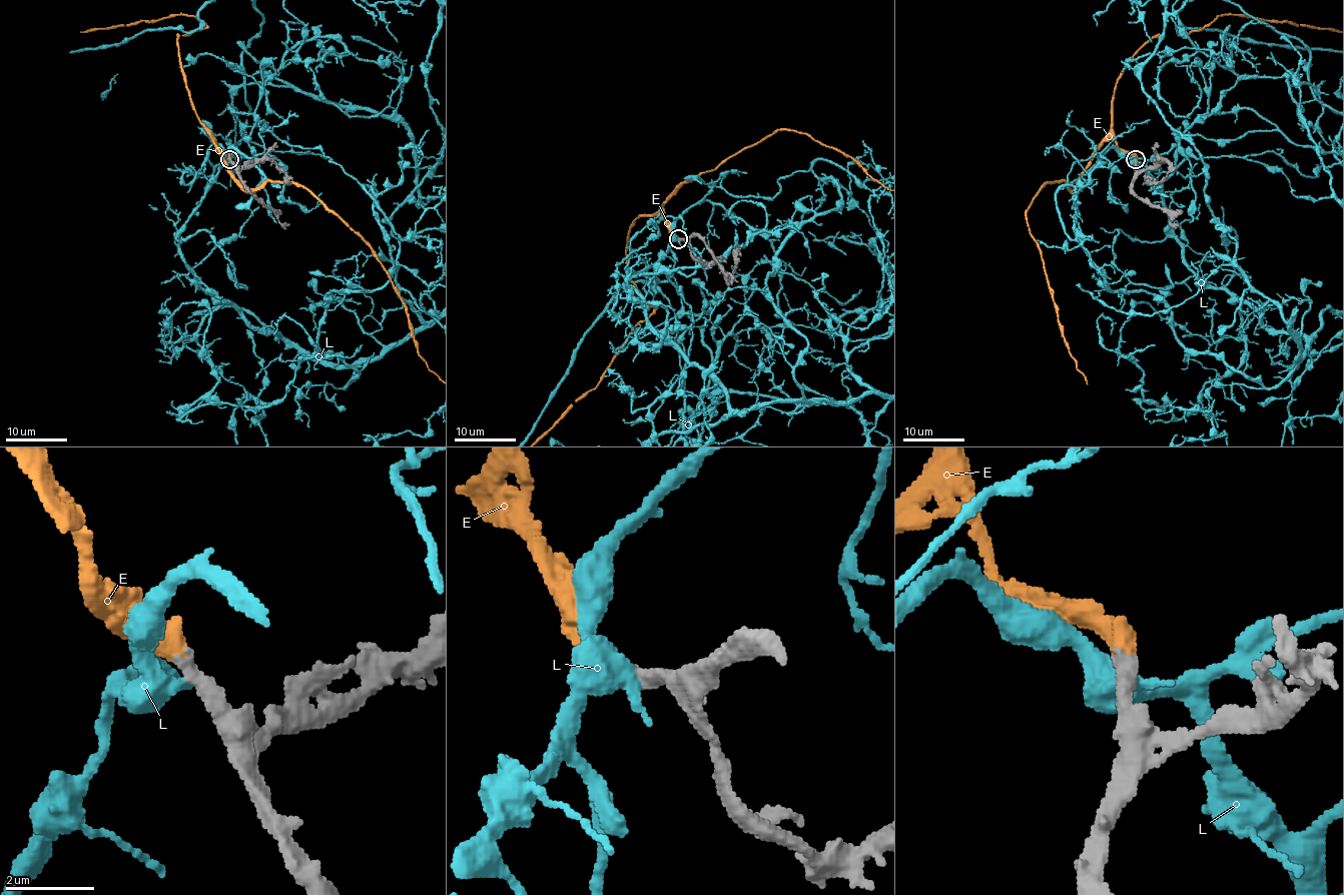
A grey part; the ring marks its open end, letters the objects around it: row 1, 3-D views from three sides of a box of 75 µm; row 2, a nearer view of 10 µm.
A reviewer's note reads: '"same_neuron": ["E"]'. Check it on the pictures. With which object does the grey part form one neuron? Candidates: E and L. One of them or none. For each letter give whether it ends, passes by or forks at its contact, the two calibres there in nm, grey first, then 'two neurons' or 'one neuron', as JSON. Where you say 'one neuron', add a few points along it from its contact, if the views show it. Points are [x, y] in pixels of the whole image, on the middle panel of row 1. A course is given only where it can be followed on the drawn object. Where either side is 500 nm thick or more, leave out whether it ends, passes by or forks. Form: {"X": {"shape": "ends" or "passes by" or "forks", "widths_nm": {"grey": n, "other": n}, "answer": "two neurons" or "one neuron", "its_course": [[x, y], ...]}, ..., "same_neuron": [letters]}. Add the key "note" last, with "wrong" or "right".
{"E": {"shape": "ends", "widths_nm": {"grey": 400, "other": 480}, "answer": "one neuron"}, "L": {"shape": "ends", "widths_nm": {"grey": 480, "other": 480}, "answer": "two neurons"}, "same_neuron": ["E"], "note": "right"}

